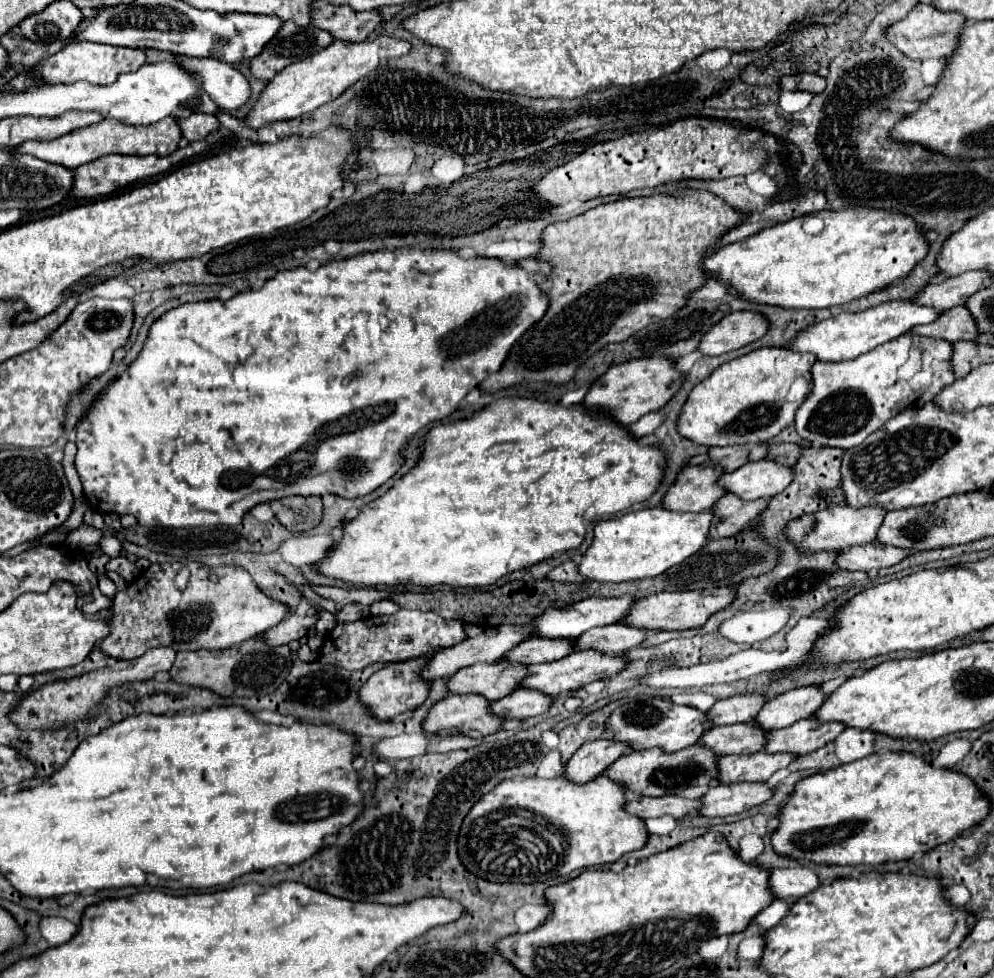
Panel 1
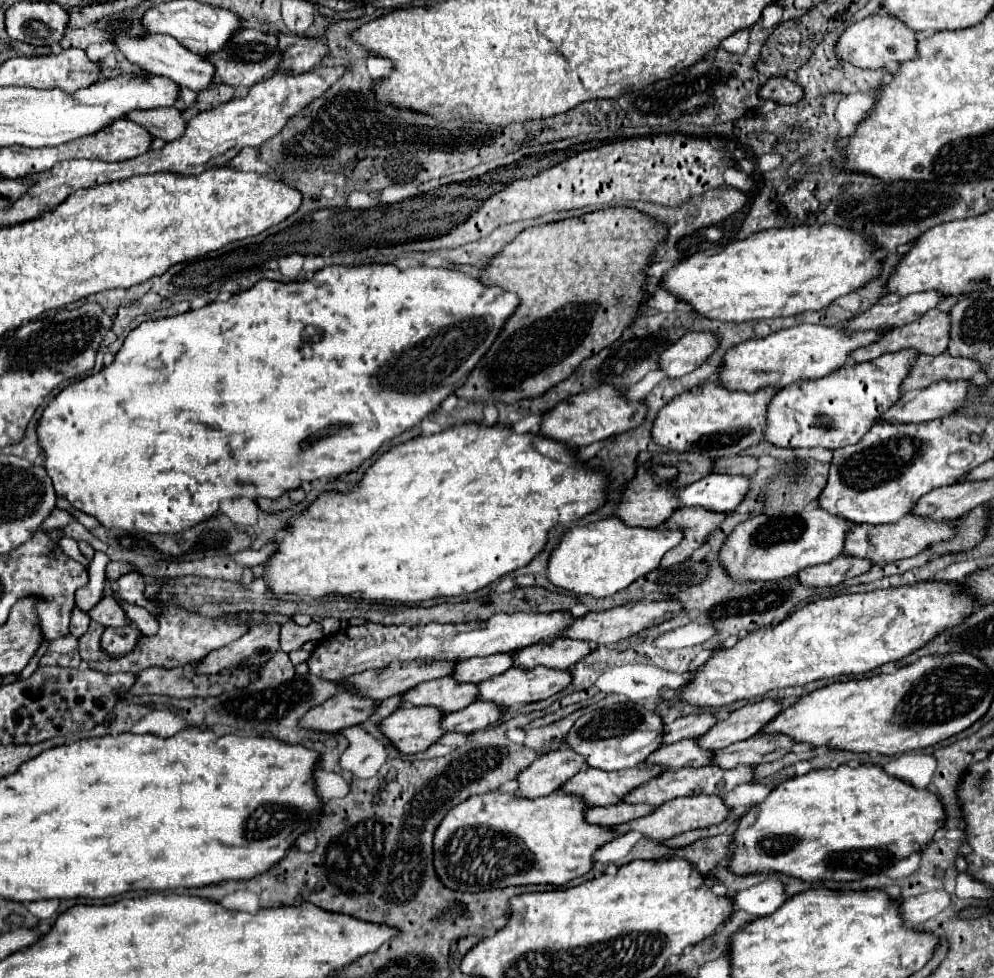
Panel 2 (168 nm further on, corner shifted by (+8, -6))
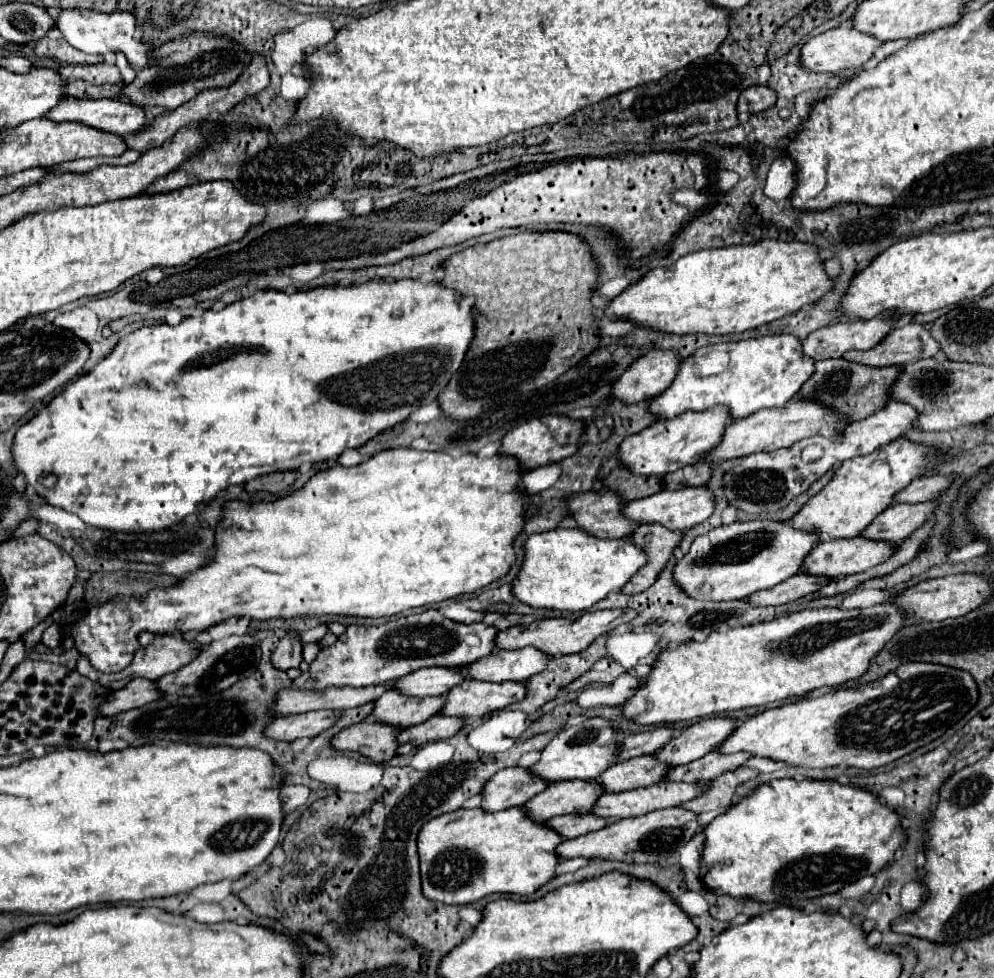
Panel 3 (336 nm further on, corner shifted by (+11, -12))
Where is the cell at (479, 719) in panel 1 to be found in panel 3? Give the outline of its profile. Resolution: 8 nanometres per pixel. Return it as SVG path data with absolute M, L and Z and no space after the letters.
M364 720L360 724L340 730L330 740L330 744L334 750L358 752L370 758L372 762L388 762L392 756L396 756L398 732L400 732L398 728L376 724L372 720Z

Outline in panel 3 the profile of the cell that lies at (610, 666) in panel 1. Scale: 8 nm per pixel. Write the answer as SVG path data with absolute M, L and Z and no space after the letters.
M462 680L446 694L442 716L486 716L494 710L508 708L510 704L526 696L526 686L522 682L480 682Z

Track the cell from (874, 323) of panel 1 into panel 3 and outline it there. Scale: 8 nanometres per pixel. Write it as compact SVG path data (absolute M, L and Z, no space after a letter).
M790 334L762 336L762 338L702 346L692 356L682 358L678 374L672 380L672 384L662 394L648 400L648 412L654 414L658 420L670 420L688 410L702 412L702 410L710 410L714 406L726 406L730 418L738 420L738 418L746 418L762 408L780 408L798 394L800 386L804 384L804 380L808 380L812 376L812 370L814 370L814 360L804 356L800 346L802 346L802 342Z

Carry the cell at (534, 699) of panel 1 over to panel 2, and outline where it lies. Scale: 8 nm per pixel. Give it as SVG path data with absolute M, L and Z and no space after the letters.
M475 702L463 710L451 712L443 718L443 728L453 732L477 732L483 728L489 728L493 722L501 720L503 716L503 706L495 706L493 702Z

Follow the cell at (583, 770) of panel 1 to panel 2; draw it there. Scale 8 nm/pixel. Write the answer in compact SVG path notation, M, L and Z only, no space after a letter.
M559 748L555 752L543 754L517 776L517 794L525 798L549 796L583 768L583 758L579 758L579 754L573 754L571 748Z

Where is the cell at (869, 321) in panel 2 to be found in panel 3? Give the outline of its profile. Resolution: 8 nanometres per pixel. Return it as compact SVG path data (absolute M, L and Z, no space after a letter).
M876 316L866 322L834 322L802 340L802 350L812 360L840 358L848 350L870 350L892 328L898 316Z

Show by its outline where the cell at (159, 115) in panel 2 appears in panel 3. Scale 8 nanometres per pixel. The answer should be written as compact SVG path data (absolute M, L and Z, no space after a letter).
M66 96L48 110L48 120L56 122L84 122L102 132L112 132L118 136L128 136L146 126L144 108L136 104L124 104L120 100L86 100Z

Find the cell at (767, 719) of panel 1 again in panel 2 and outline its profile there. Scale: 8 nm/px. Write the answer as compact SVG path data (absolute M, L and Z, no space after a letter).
M765 698L761 702L743 706L729 714L727 720L717 722L707 734L699 738L699 746L707 750L721 750L725 746L731 746L733 742L747 740L761 732L775 714L781 714L783 706L779 698Z

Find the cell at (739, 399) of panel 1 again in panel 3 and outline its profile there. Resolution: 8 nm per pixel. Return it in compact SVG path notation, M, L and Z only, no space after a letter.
M716 406L708 412L686 412L684 416L676 416L676 420L658 420L640 434L626 436L616 450L616 456L620 466L636 476L664 476L700 462L708 450L718 446L728 422L730 418L724 406Z

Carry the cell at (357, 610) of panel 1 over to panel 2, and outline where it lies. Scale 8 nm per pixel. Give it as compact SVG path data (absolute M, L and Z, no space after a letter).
M313 620L309 626L299 626L295 622L289 622L289 624L283 624L283 630L281 630L281 650L289 654L291 650L299 650L309 640L319 642L323 638L325 634L319 620Z

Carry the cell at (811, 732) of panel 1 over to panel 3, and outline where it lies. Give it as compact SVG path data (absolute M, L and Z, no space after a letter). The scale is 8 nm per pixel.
M708 752L706 756L684 764L684 766L674 766L668 768L668 772L664 774L664 780L674 780L674 782L688 782L688 784L698 784L698 782L708 782L716 776L720 776L726 770L734 770L740 764L744 764L744 760L748 760L750 756L746 752L740 754L720 754L720 752Z

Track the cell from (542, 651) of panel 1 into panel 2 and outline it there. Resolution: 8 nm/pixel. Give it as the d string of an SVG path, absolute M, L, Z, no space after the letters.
M491 654L487 658L469 658L455 666L453 678L457 682L483 682L495 674L503 674L513 664L513 654Z

